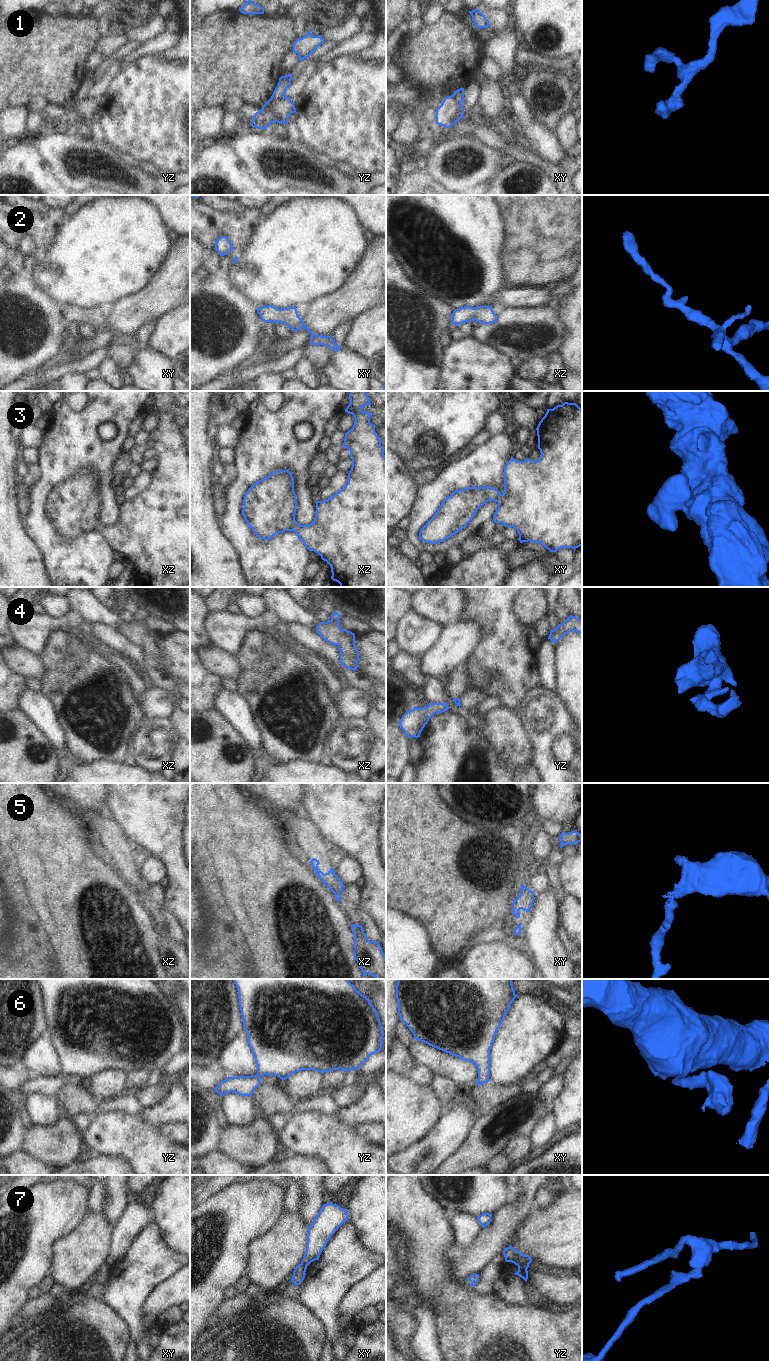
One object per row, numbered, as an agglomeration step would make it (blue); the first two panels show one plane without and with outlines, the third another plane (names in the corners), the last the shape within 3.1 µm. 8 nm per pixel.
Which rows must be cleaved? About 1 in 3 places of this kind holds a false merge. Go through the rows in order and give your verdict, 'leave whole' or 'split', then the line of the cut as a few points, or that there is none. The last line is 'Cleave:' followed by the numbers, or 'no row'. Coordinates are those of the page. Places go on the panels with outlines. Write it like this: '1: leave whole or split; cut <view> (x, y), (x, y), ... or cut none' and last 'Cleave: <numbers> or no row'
1: split; cut yz (271, 96), (283, 97)
2: leave whole; cut none
3: leave whole; cut none
4: leave whole; cut none
5: leave whole; cut none
6: leave whole; cut none
7: split; cut yz (528, 1263), (518, 1266)
Cleave: 1, 7

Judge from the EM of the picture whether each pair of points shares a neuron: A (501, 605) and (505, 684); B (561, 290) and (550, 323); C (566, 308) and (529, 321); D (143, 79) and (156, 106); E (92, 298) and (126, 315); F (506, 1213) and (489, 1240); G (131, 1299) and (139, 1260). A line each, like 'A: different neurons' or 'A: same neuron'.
A: same neuron
B: different neurons
C: different neurons
D: same neuron
E: different neurons
F: same neuron
G: same neuron

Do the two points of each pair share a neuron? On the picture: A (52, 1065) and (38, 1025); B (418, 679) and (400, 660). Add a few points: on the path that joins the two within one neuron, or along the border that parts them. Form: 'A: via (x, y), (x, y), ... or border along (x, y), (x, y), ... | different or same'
A: border along (43, 1035), (39, 1036), (24, 1051) | different
B: via (413, 674), (405, 665) | same

